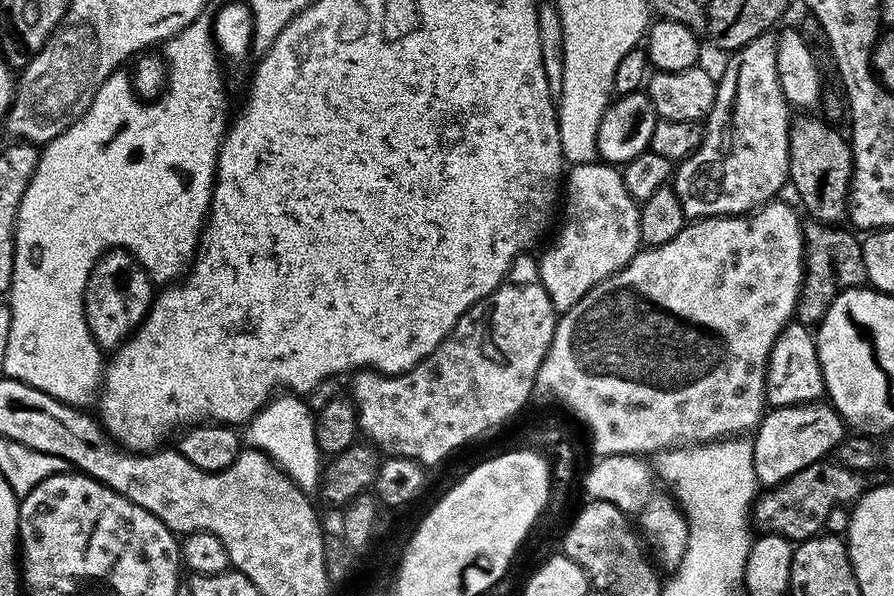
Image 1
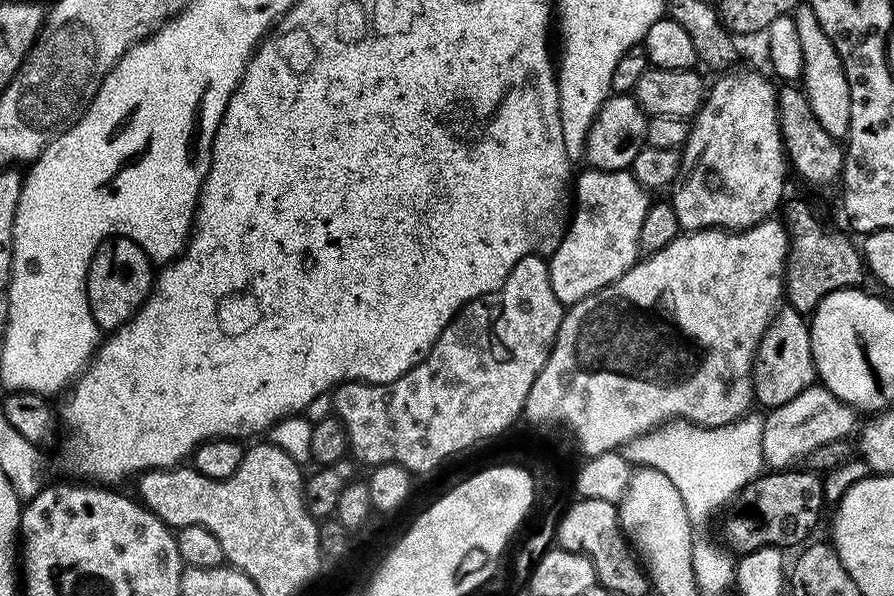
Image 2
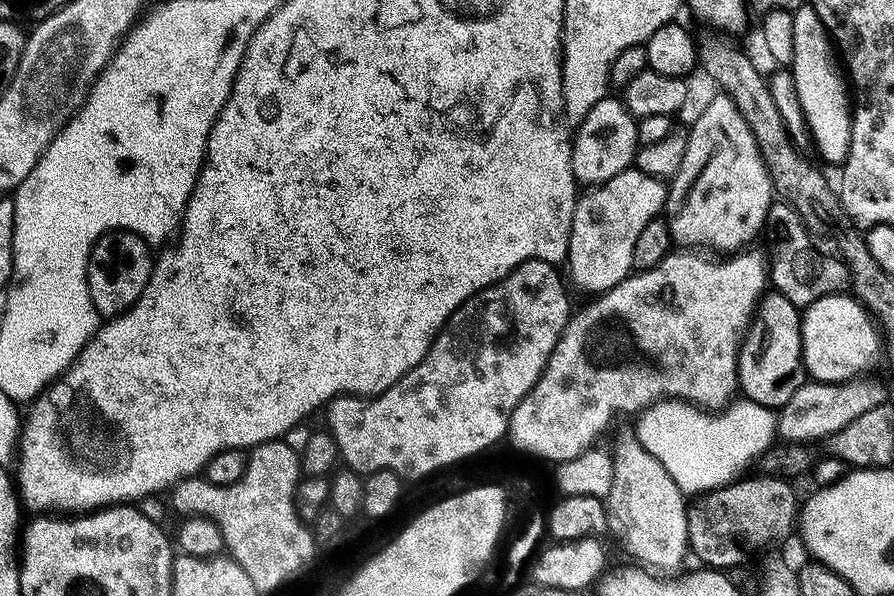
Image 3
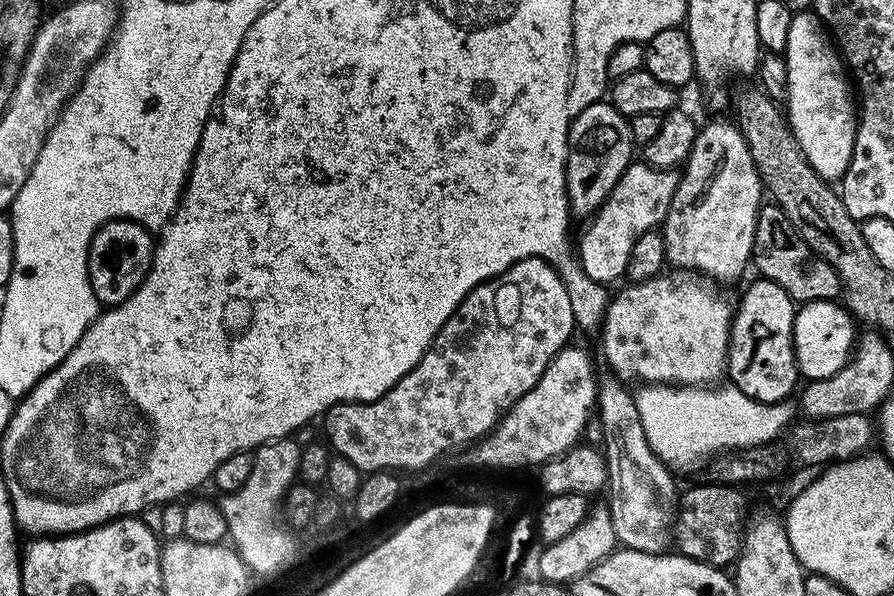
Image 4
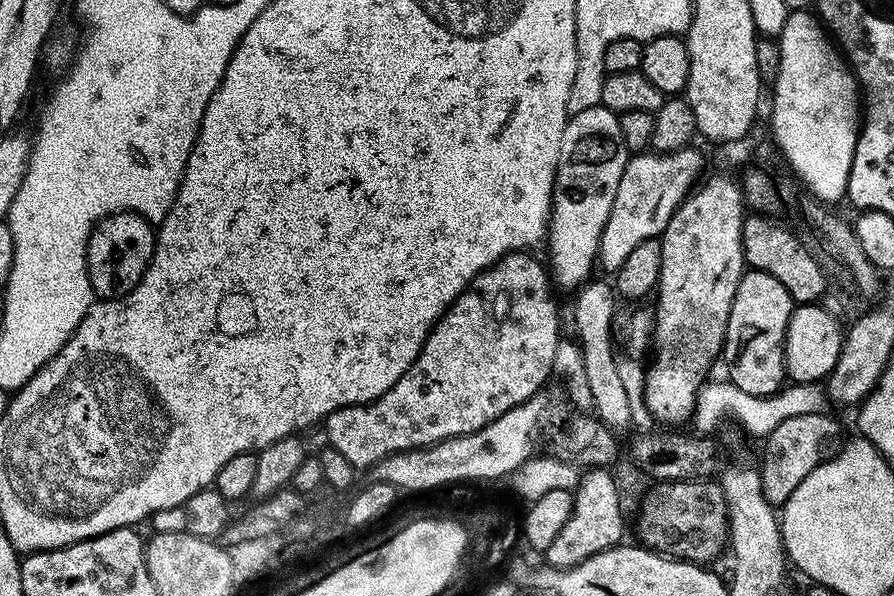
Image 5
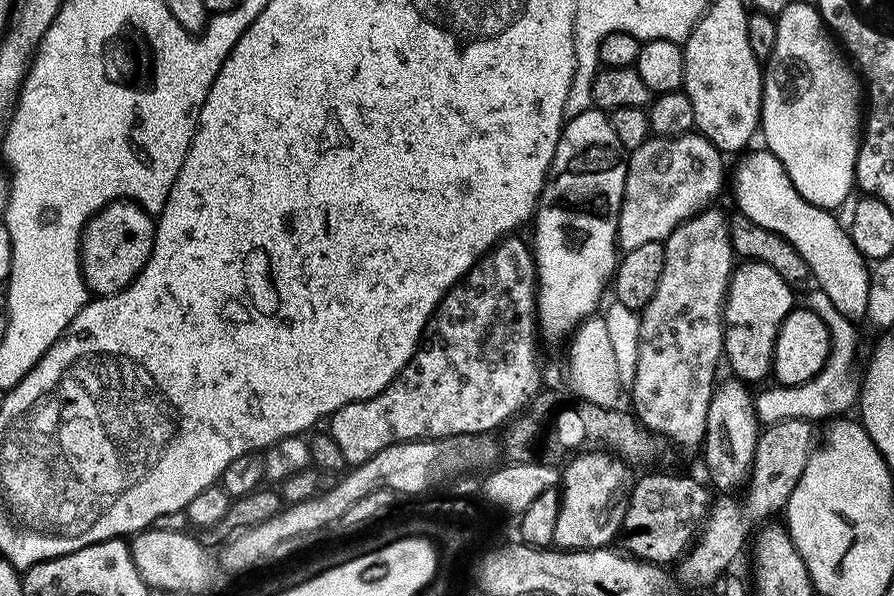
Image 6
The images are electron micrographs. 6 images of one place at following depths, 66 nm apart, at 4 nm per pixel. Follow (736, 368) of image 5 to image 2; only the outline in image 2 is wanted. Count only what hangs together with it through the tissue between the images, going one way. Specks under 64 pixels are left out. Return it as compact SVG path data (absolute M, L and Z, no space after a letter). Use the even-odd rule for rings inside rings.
M791 306L777 308L762 334L752 367L752 394L757 405L765 404L765 409L771 410L790 402L790 398L798 398L802 390L813 387L817 374L811 333L805 313Z

